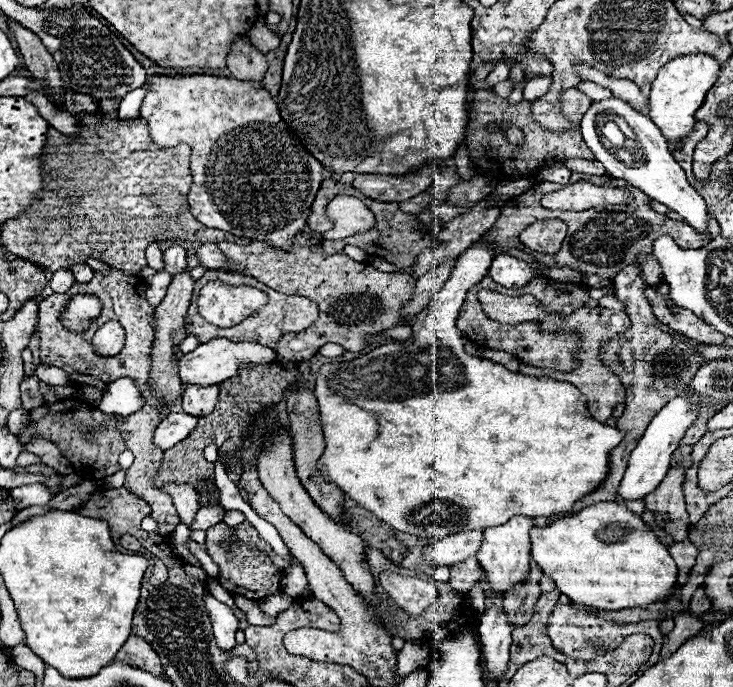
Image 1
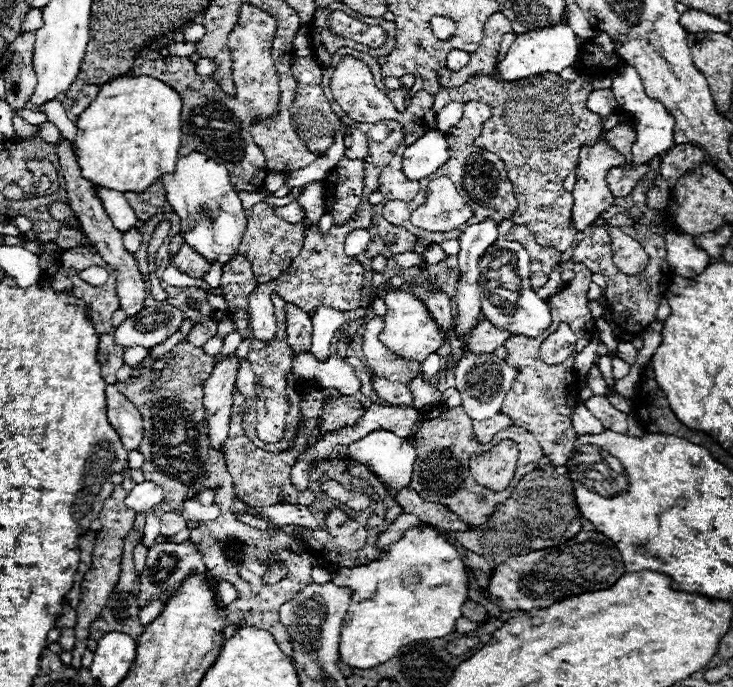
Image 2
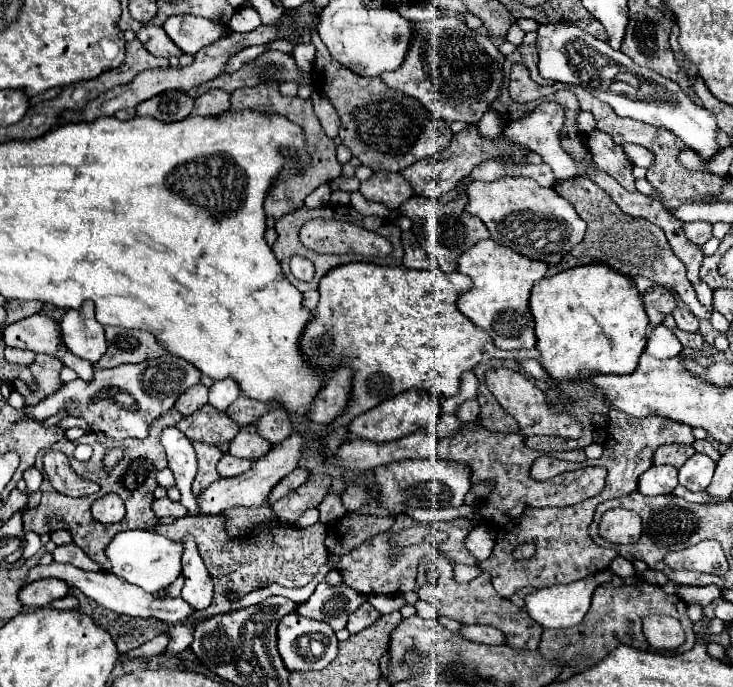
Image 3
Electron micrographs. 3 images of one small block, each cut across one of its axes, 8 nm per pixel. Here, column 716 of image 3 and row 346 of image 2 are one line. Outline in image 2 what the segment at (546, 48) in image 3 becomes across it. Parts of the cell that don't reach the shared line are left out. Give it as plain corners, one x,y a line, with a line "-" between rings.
160,302
158,306
148,306
134,318
126,318
114,332
114,340
118,346
132,348
132,346
144,346
152,348
156,344
162,344
168,340
174,332
178,332
184,312
180,308
168,306
166,302

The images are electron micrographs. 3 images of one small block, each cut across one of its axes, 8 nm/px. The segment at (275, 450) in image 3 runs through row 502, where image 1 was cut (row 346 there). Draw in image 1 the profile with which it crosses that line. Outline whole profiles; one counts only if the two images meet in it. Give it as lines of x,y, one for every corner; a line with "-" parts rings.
214,338
206,344
200,344
190,354
182,356
178,374
180,374
180,380
188,386
192,386
192,384
210,386
210,384
218,384
222,380
228,380
230,376
236,376
240,364
264,364
274,358
276,358
276,354
272,348
266,348
266,346
260,346
254,342
230,342
226,338

